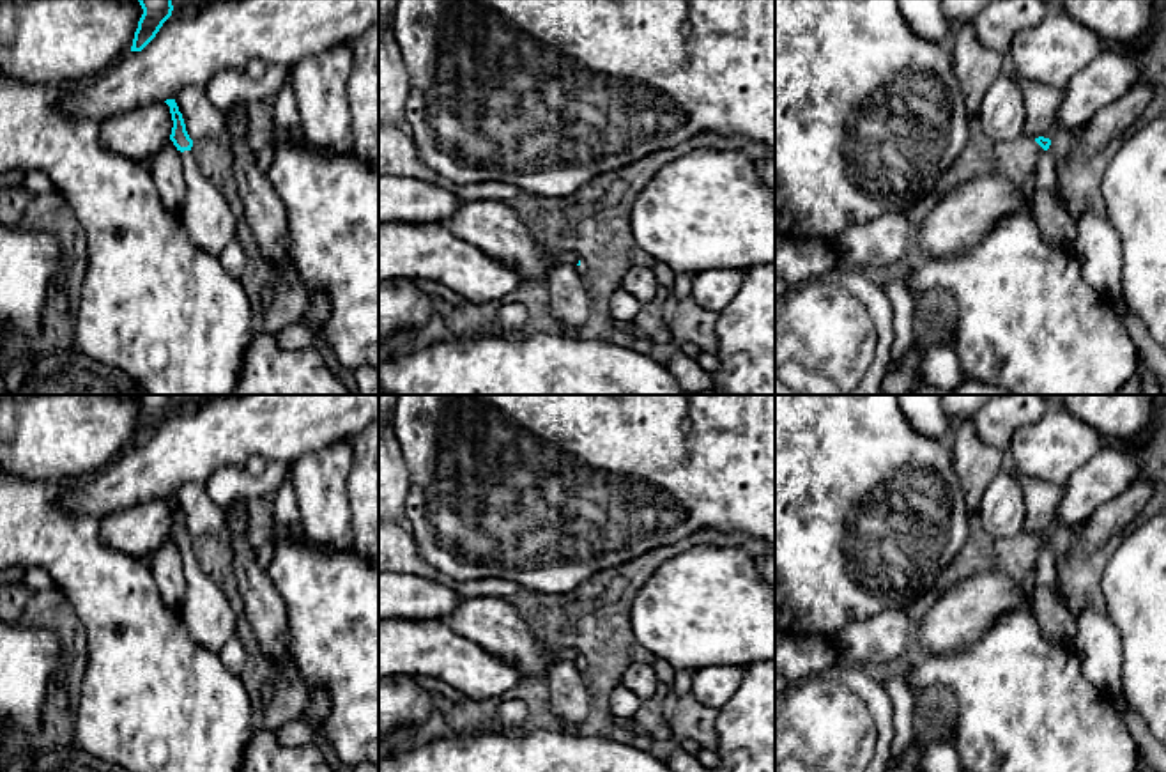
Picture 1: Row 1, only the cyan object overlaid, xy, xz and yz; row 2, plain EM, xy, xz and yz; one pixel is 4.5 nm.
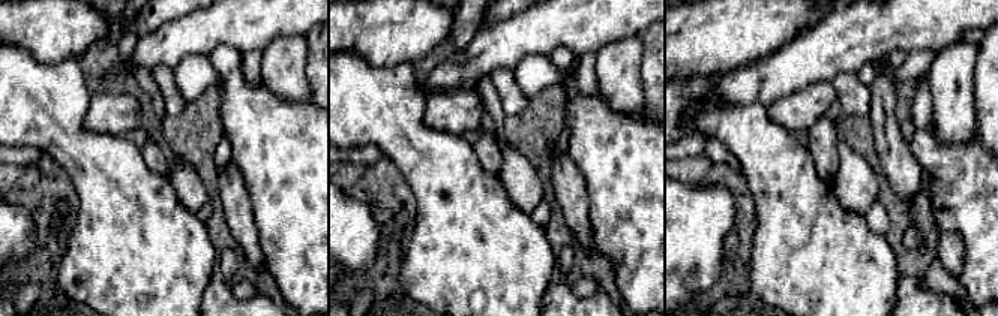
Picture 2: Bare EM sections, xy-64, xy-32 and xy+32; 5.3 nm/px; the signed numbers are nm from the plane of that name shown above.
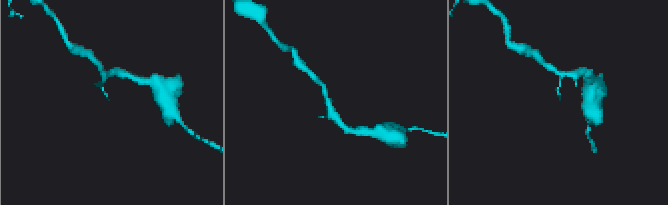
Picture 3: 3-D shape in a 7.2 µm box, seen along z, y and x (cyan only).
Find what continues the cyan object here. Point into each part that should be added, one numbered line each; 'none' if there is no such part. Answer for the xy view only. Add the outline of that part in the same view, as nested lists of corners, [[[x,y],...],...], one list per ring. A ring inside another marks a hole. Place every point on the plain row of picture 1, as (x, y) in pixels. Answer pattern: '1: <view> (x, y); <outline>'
1: xy (211, 622); [[[191,547],[182,551],[186,595],[179,613],[189,636],[211,652],[219,652],[235,636],[235,613],[226,595],[202,572]]]

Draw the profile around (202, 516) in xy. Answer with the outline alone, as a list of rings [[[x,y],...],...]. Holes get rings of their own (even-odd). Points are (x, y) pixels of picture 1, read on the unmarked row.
[[[182,483],[175,492],[175,499],[193,538],[216,533],[225,524],[225,510],[209,498],[203,483]]]

